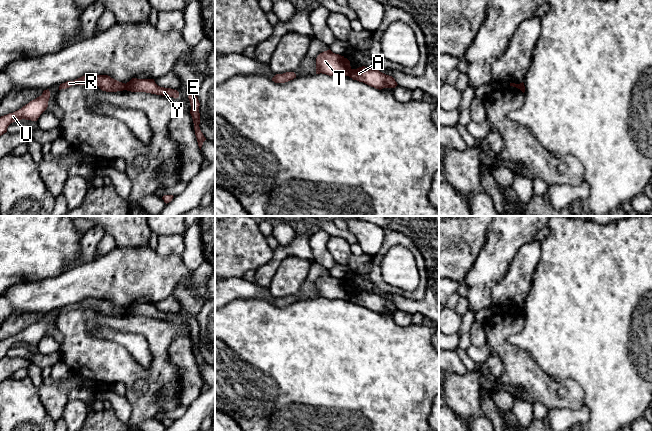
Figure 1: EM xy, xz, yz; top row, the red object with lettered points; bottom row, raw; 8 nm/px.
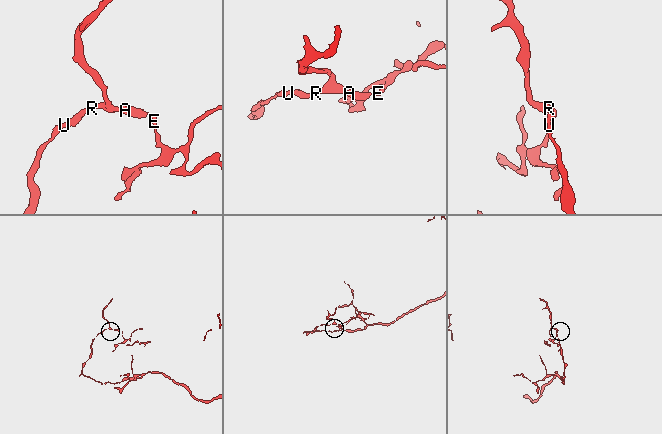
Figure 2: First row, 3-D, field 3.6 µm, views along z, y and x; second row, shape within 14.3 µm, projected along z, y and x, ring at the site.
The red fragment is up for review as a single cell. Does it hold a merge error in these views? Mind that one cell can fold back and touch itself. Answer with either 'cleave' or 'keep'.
cleave

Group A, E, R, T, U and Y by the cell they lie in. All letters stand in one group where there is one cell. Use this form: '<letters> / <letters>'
A E Y / R T U

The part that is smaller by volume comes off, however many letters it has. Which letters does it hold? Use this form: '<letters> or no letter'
A, E, Y

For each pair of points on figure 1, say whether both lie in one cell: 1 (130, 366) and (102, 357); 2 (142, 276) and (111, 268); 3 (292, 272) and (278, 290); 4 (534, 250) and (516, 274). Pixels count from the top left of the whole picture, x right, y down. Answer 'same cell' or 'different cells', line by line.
1: same cell
2: same cell
3: same cell
4: same cell

